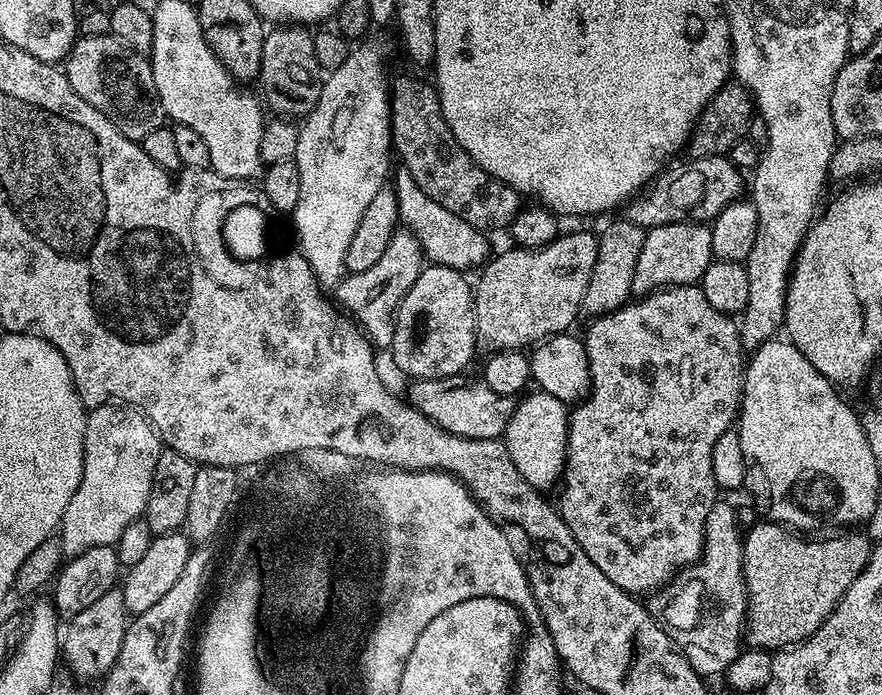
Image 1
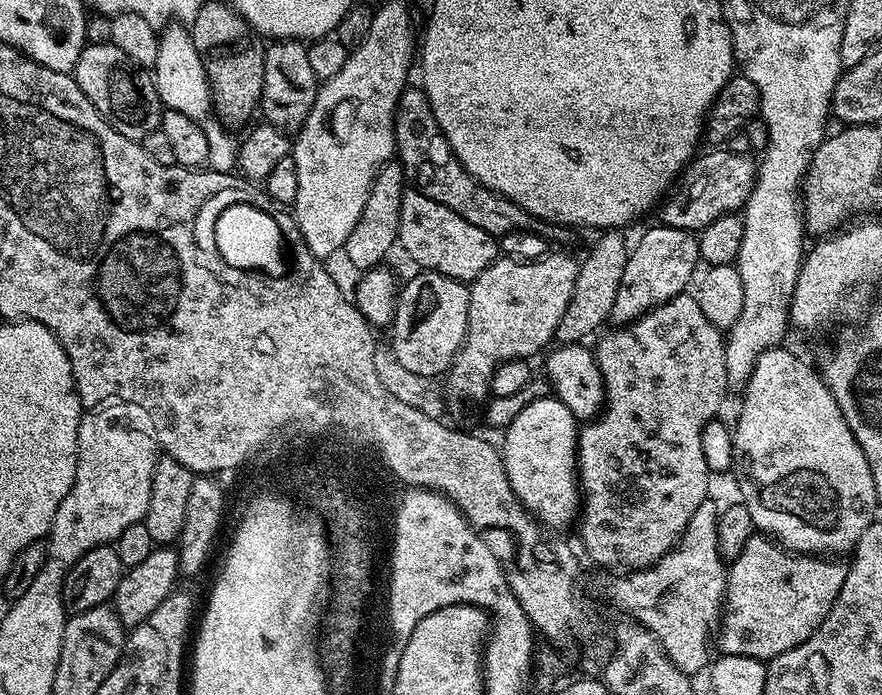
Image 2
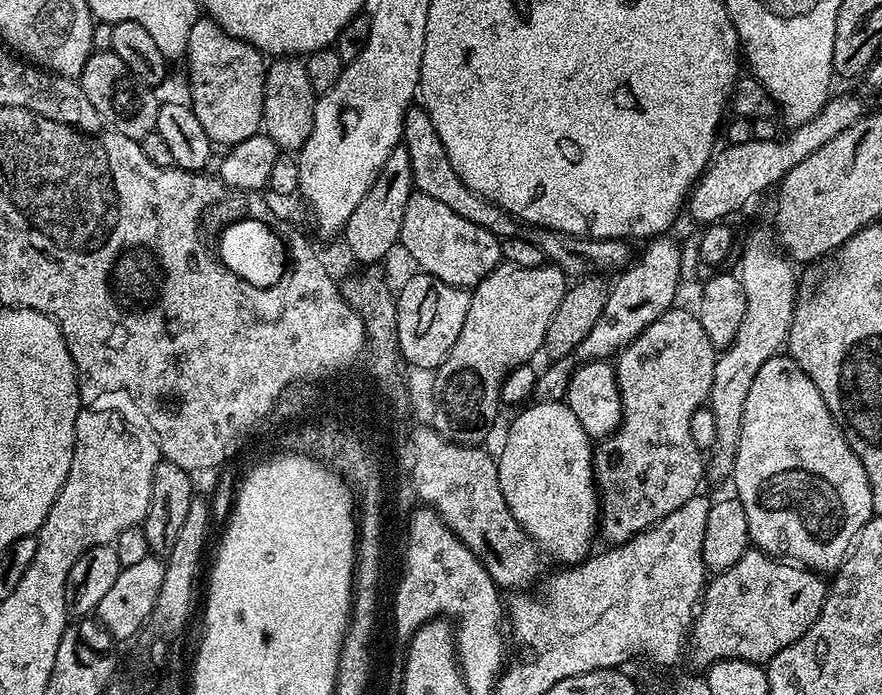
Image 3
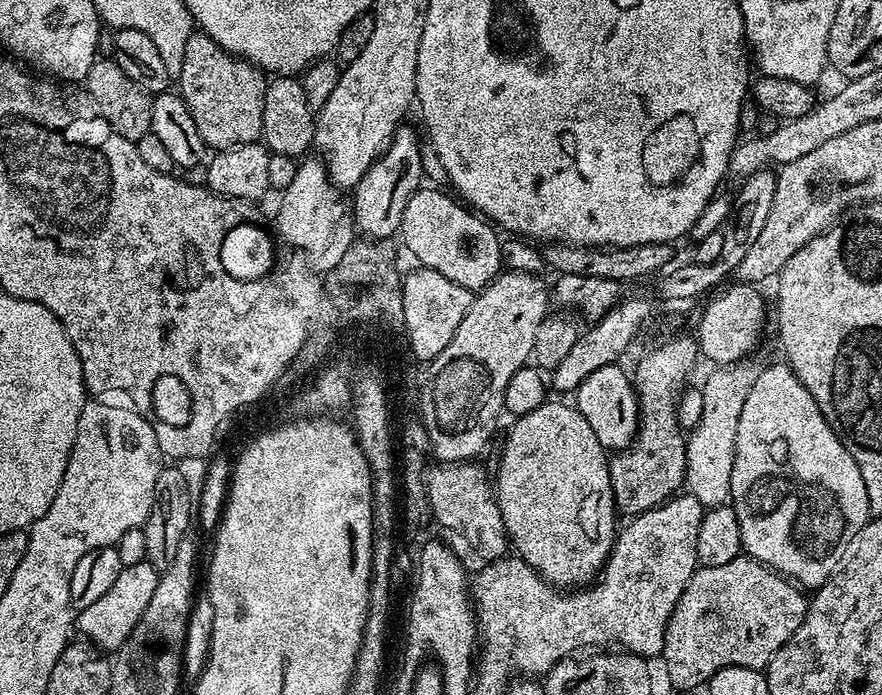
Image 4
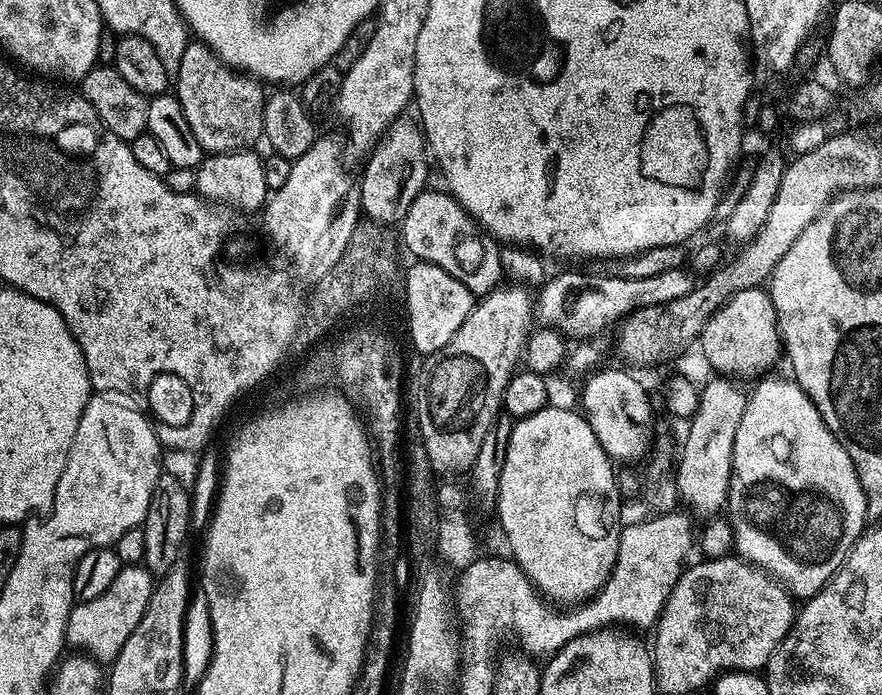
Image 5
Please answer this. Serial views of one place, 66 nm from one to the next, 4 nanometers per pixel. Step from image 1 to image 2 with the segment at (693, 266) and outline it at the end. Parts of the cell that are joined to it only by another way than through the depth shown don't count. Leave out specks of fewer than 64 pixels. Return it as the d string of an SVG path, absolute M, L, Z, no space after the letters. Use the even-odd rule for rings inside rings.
M669 224L655 227L646 229L641 234L640 241L636 245L634 243L631 245L610 317L613 325L630 324L660 304L681 295L687 289L684 287L691 282L692 275L694 280L701 267L700 241L697 233L671 228Z

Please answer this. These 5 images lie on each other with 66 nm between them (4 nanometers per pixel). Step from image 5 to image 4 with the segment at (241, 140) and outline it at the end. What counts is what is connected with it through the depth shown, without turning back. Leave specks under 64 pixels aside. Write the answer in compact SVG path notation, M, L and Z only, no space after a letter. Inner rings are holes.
M193 31L192 37L186 42L186 58L182 58L178 83L180 97L186 102L190 118L194 118L194 126L198 126L198 134L202 134L209 149L241 148L247 144L257 143L263 137L262 110L269 86L265 73L249 60L241 60L222 46L218 46L218 42L214 42L214 38L210 38L205 32Z

